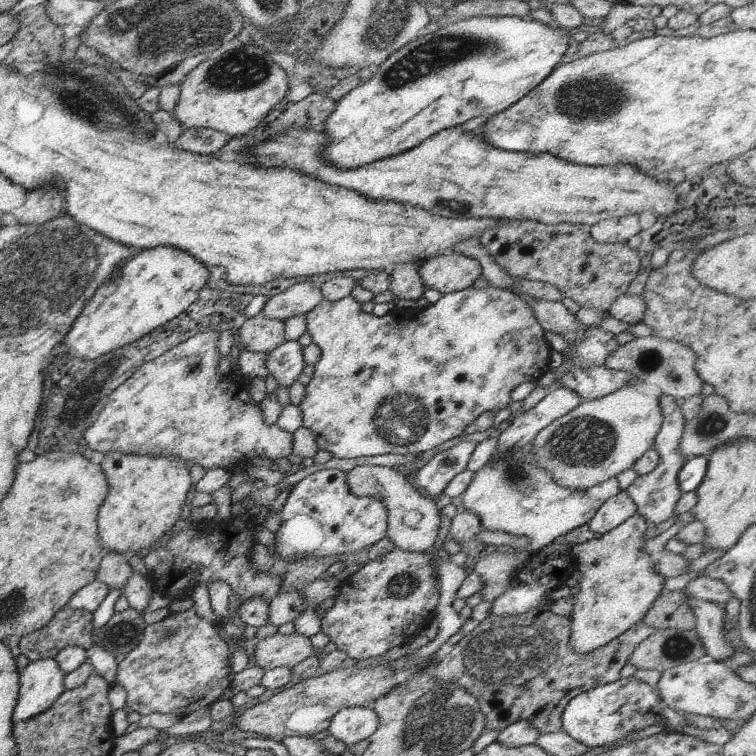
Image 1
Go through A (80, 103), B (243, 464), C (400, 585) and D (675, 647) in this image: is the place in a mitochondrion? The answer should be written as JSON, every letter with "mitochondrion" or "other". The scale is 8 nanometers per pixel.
{"A":"mitochondrion","B":"other","C":"mitochondrion","D":"mitochondrion"}

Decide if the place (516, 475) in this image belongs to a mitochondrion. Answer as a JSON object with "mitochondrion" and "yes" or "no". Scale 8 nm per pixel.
{"mitochondrion":"yes"}

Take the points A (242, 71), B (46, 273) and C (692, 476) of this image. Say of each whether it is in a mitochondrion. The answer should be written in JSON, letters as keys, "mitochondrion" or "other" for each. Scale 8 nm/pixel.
{"A":"mitochondrion","B":"mitochondrion","C":"other"}

